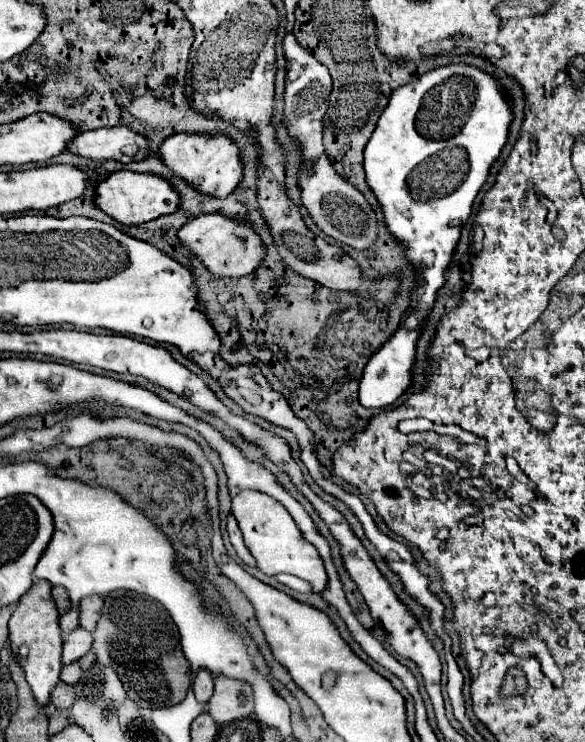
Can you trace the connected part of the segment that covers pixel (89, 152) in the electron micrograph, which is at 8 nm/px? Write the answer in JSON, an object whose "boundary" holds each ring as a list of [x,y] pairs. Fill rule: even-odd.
{"boundary":[[[125,125],[93,129],[93,131],[79,131],[77,137],[69,141],[67,151],[83,159],[97,161],[97,163],[111,161],[111,159],[119,163],[131,163],[131,161],[145,159],[149,153],[145,137],[131,131]],[[129,147],[135,147],[135,151],[129,153]]]}

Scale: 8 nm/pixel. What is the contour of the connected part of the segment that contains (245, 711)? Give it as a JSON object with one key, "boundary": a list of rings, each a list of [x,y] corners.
{"boundary":[[[227,677],[215,679],[215,693],[209,699],[207,711],[217,725],[225,725],[253,713],[253,693],[247,683],[239,683]]]}

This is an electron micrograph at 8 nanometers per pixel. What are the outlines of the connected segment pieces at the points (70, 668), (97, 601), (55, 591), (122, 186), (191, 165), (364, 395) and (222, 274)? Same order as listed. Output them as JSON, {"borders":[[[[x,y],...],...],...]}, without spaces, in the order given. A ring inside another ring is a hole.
{"borders":[[[[77,661],[73,665],[67,665],[67,667],[61,669],[61,681],[69,683],[69,685],[77,685],[77,681],[81,679],[81,675],[83,675],[83,671],[81,671],[81,667],[79,667]]],[[[91,595],[81,599],[79,603],[79,627],[93,633],[97,619],[101,615],[101,607],[103,607],[103,599],[99,595]]],[[[53,587],[53,589],[51,589],[51,597],[53,597],[53,601],[55,601],[59,613],[65,613],[65,611],[71,607],[69,595],[67,595],[65,587]]],[[[117,171],[97,185],[97,207],[121,225],[143,225],[161,215],[173,213],[177,205],[179,205],[179,195],[171,189],[171,185],[165,179],[149,173]]],[[[177,133],[163,141],[159,149],[161,161],[183,181],[189,181],[193,189],[209,197],[227,197],[233,193],[241,181],[241,159],[237,147],[225,135],[197,135],[197,133]]],[[[417,311],[407,315],[405,321],[399,325],[397,333],[393,333],[393,337],[389,337],[389,341],[385,341],[385,345],[381,345],[381,349],[377,349],[373,357],[369,357],[369,365],[365,365],[365,373],[359,381],[359,403],[363,407],[383,409],[391,405],[411,385],[415,341],[421,331],[421,321],[423,321],[423,315],[417,315]]],[[[209,213],[209,215],[195,217],[193,221],[185,223],[179,229],[177,237],[191,255],[201,259],[201,263],[207,267],[213,279],[233,279],[233,277],[249,275],[257,269],[257,265],[261,263],[265,255],[261,239],[253,233],[249,225],[237,225],[235,221],[223,217],[221,213]]]]}

